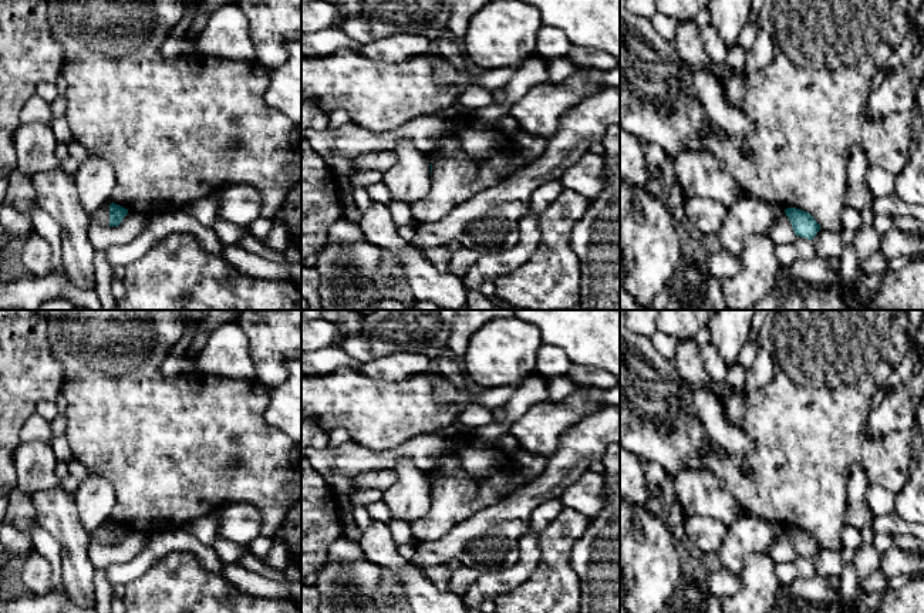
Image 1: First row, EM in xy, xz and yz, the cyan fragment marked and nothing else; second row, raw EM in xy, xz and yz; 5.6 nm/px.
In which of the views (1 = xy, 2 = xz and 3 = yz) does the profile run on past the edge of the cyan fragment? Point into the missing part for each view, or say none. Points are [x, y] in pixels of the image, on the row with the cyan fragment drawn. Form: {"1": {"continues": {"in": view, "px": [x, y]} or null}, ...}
{"1": {"continues": null}, "2": {"continues": null}, "3": {"continues": null}}

